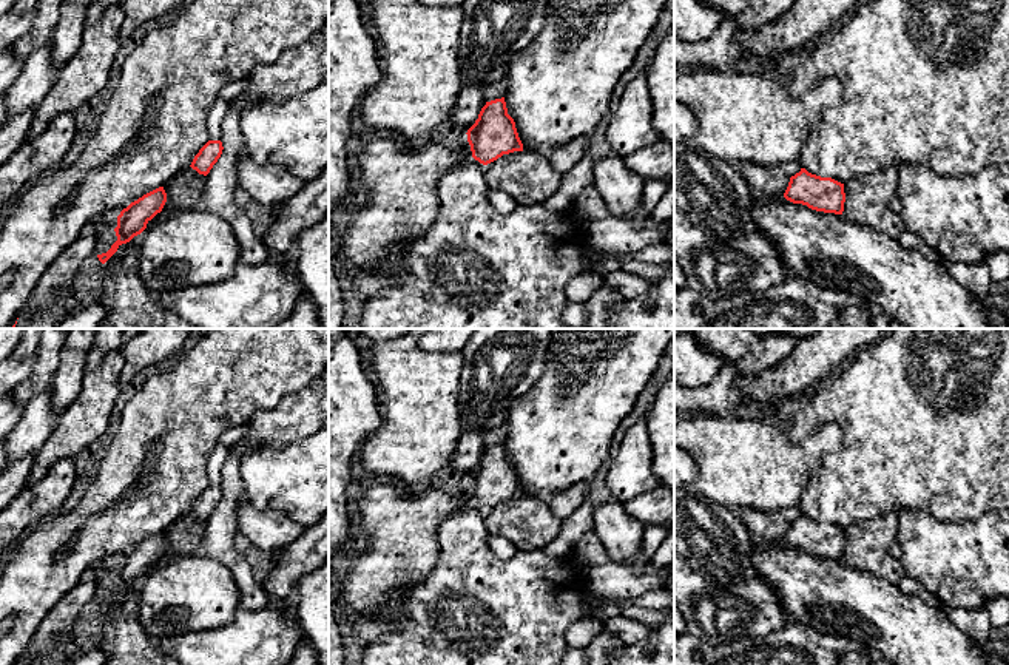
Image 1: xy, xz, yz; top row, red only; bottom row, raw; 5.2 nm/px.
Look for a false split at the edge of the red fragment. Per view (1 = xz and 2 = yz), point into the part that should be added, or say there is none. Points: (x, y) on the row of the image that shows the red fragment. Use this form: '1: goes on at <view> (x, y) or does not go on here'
1: does not go on here
2: does not go on here

